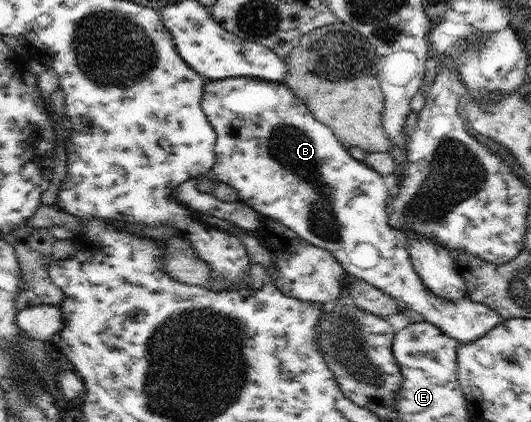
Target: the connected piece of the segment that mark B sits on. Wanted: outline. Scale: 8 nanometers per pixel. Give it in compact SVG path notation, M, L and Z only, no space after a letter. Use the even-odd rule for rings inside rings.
M245 77L223 78L215 82L206 82L205 94L203 94L201 106L203 112L206 114L207 120L209 120L216 132L216 143L214 146L215 165L213 165L210 172L217 181L226 182L231 188L235 189L239 196L239 200L243 203L247 203L263 216L276 218L276 220L282 222L287 228L294 230L299 238L319 248L328 250L351 279L369 282L369 284L376 286L379 290L385 292L385 294L389 294L389 296L397 302L405 303L406 309L421 314L427 322L438 326L447 336L454 338L459 345L465 344L466 342L473 342L481 338L483 334L487 334L489 330L495 328L495 326L504 321L502 316L495 312L495 310L492 310L489 306L473 302L471 299L467 298L467 296L461 300L443 300L430 290L427 290L427 287L423 284L423 281L419 278L419 275L415 272L414 266L412 265L409 250L406 246L408 242L406 236L403 232L399 232L397 229L390 228L389 226L389 198L391 196L387 191L387 186L381 174L375 172L375 170L364 162L352 158L349 151L346 151L346 148L341 146L341 142L337 140L337 136L335 136L325 124L313 120L313 114L307 110L307 106L303 104L303 100L297 97L286 85L283 83L267 82L257 78Z

